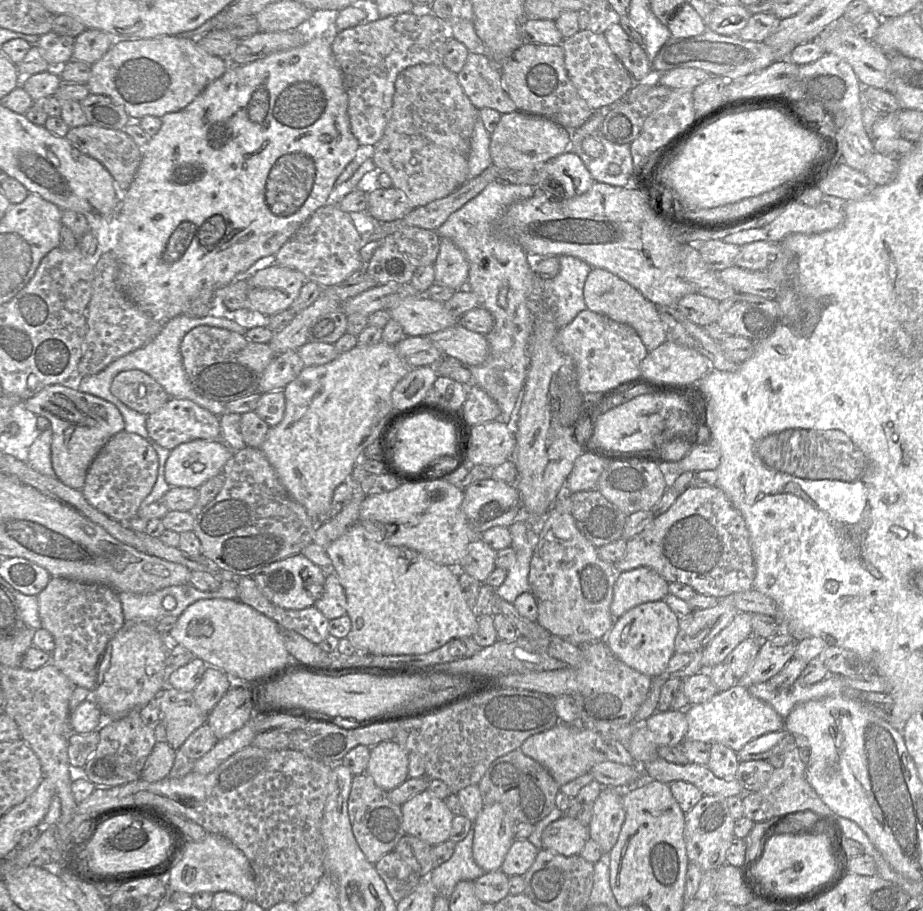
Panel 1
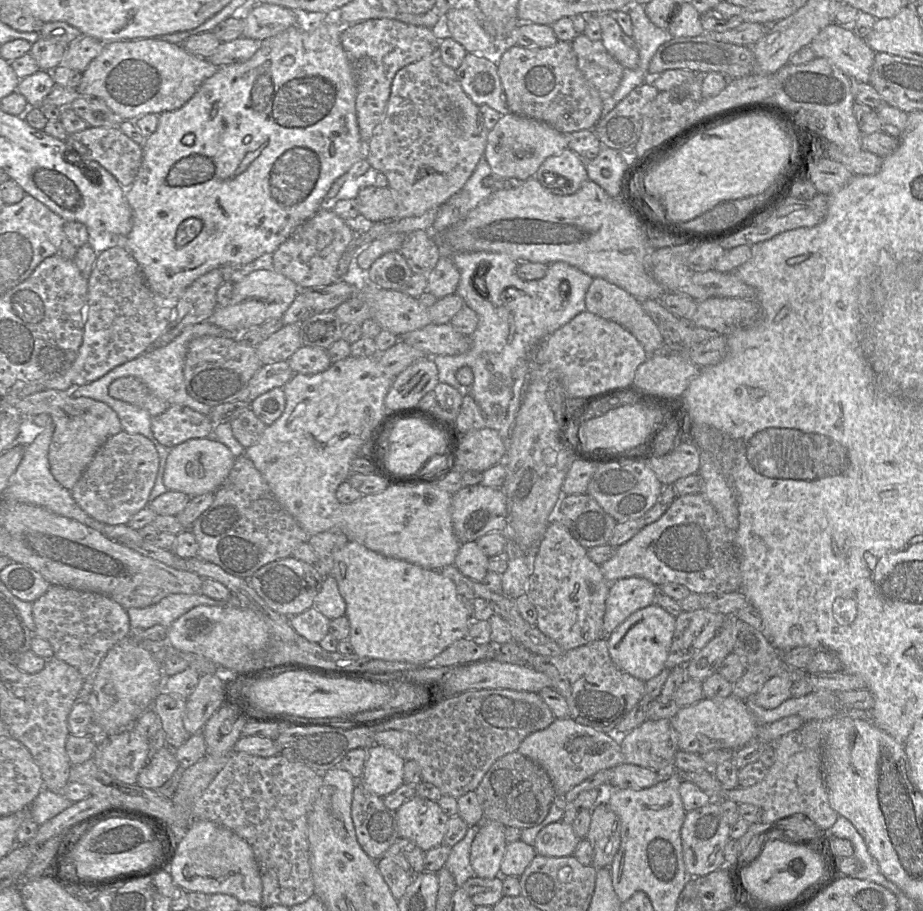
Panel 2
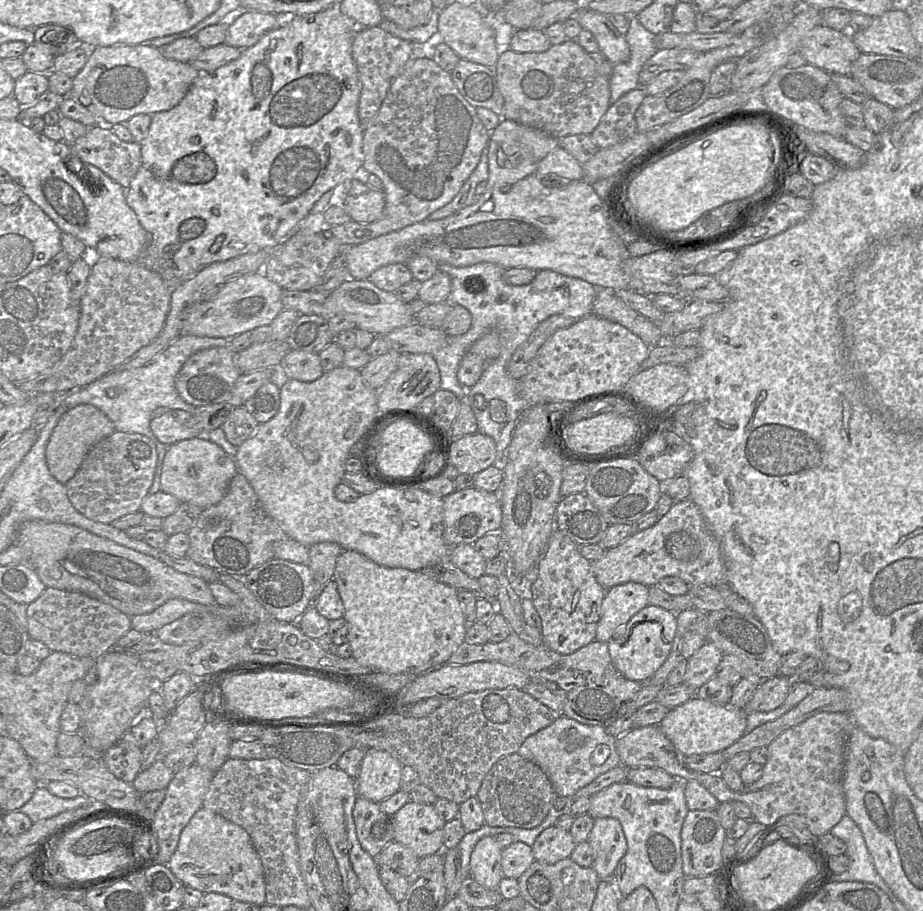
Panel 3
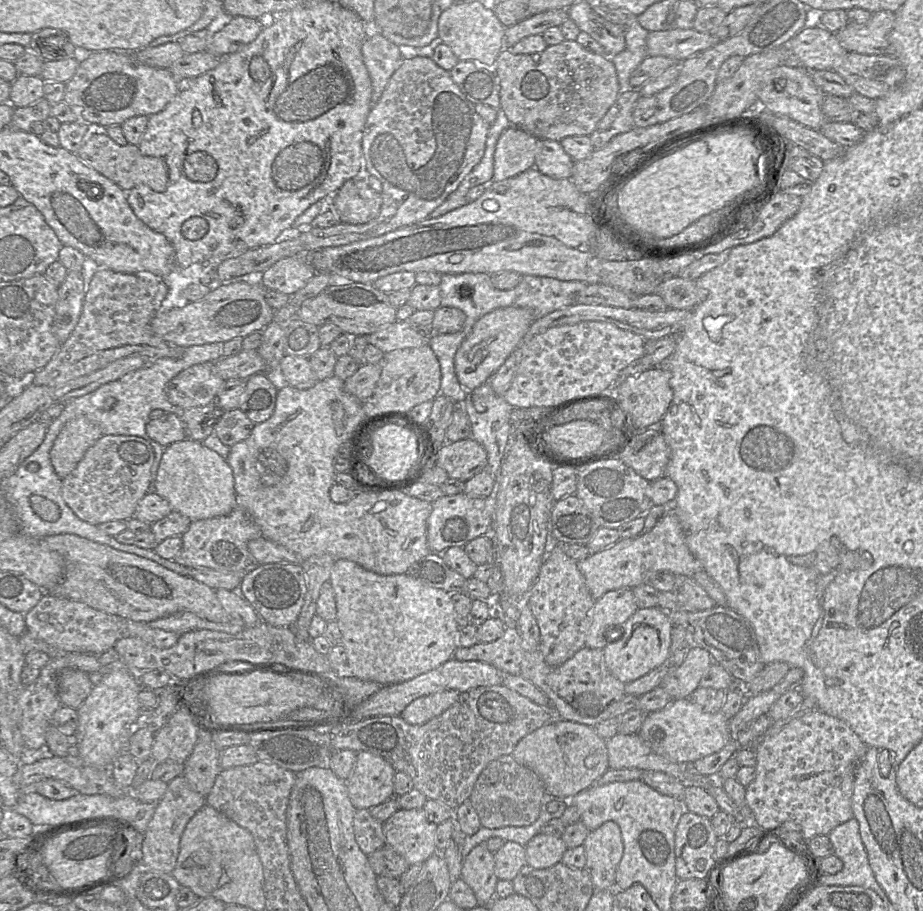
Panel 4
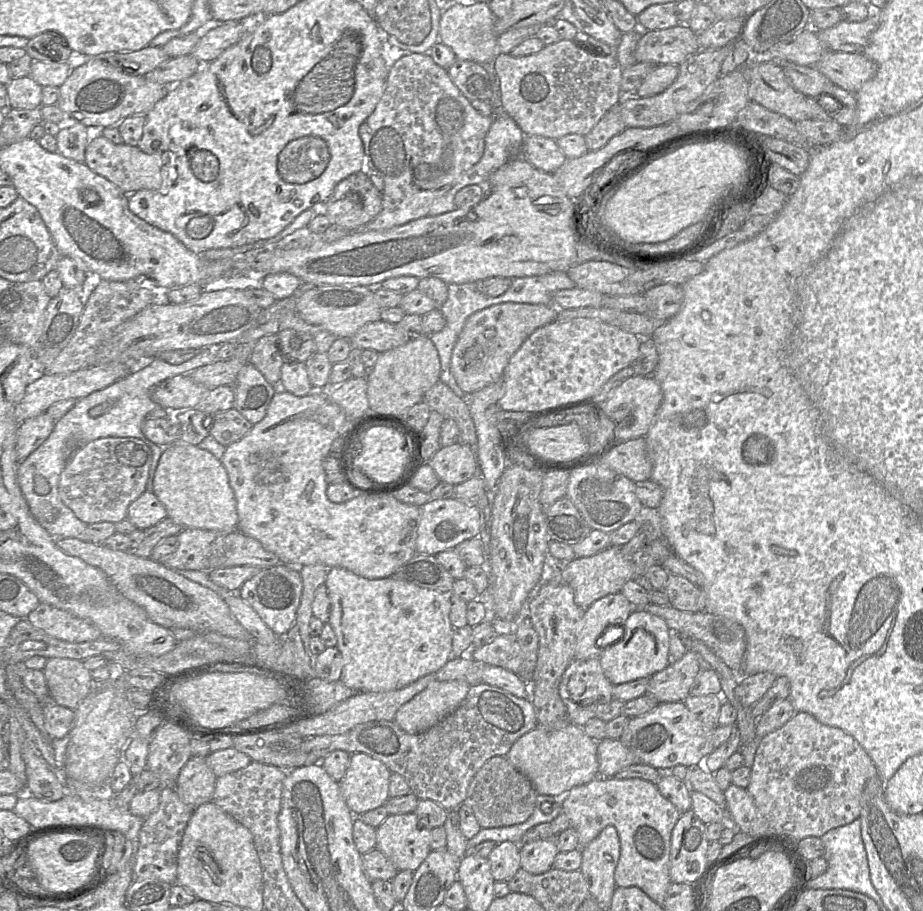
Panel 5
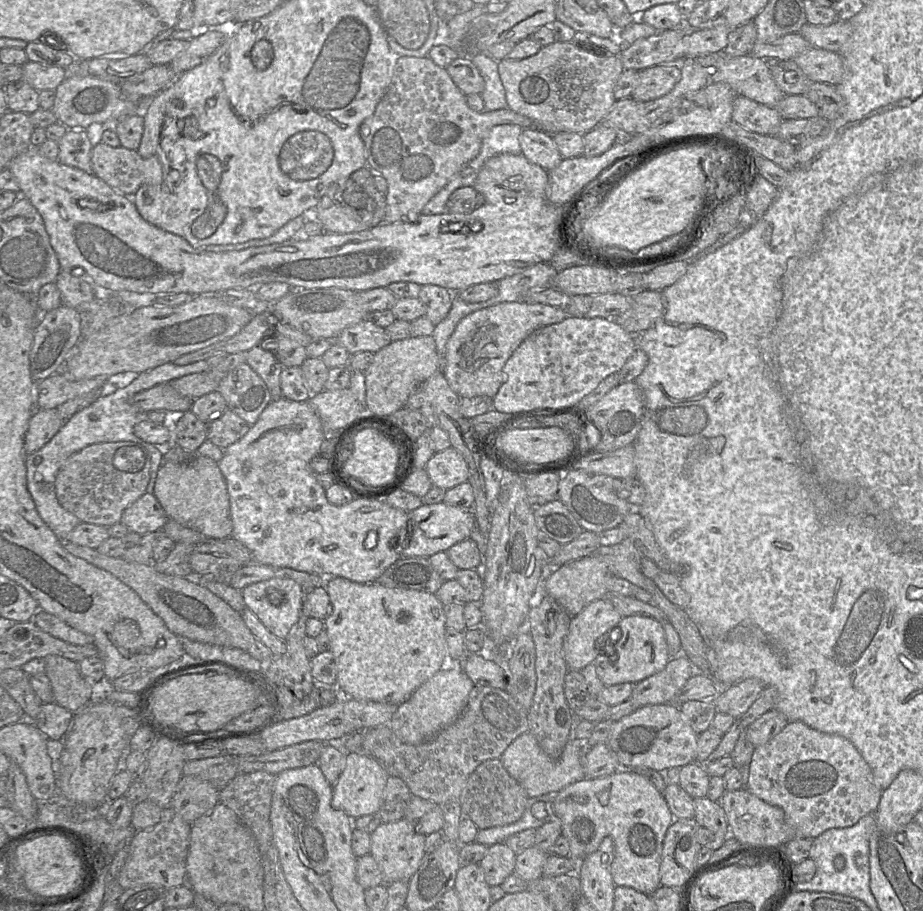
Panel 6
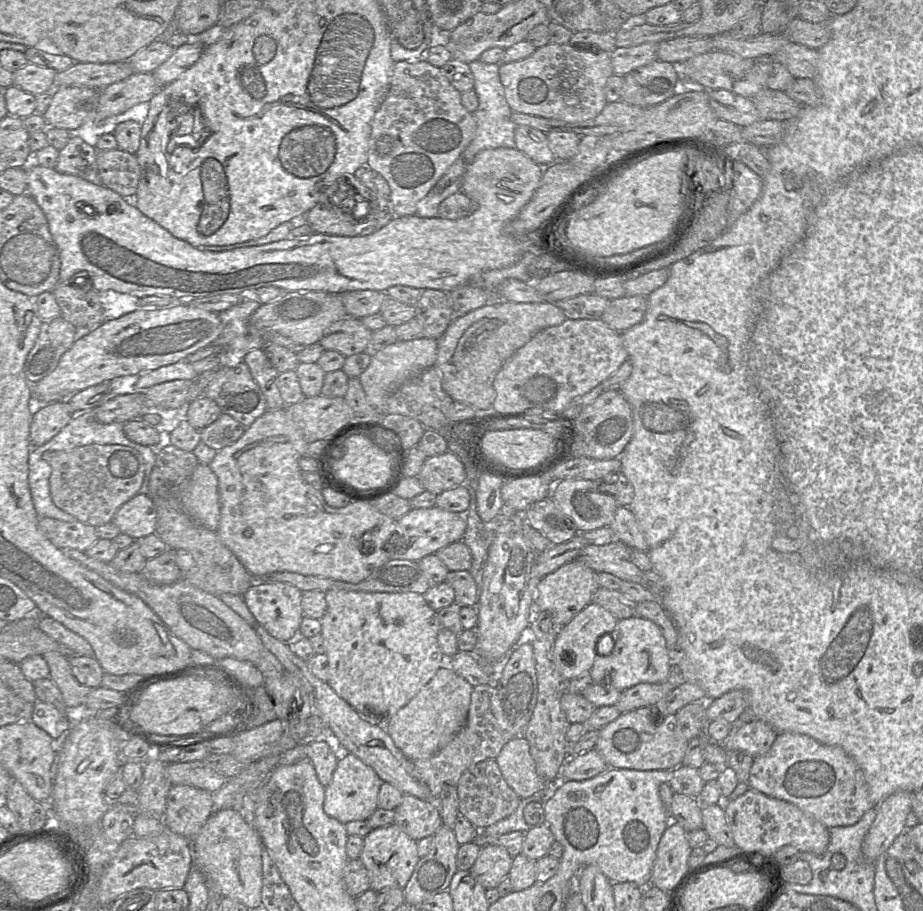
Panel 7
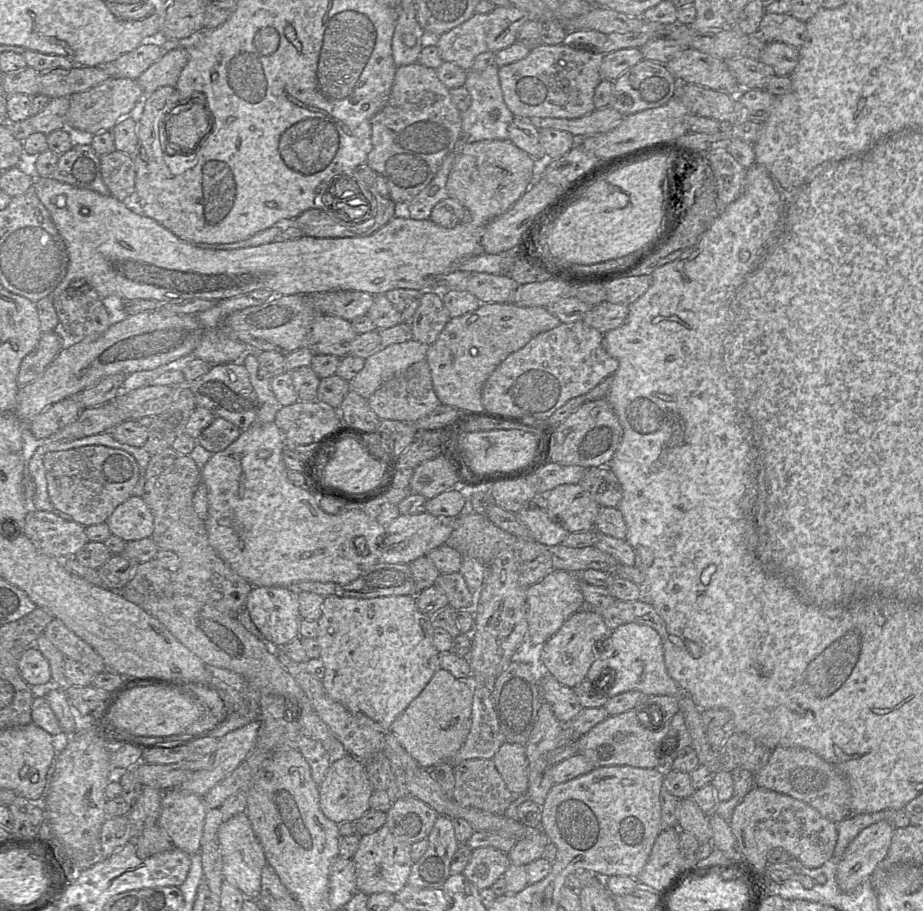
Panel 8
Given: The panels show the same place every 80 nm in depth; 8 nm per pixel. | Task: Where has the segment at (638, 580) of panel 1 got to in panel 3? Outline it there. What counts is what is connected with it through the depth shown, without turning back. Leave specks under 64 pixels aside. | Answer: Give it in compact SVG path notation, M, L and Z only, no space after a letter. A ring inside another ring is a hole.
M627 582L606 590L600 609L595 640L608 642L615 631L638 611L650 605L647 586Z

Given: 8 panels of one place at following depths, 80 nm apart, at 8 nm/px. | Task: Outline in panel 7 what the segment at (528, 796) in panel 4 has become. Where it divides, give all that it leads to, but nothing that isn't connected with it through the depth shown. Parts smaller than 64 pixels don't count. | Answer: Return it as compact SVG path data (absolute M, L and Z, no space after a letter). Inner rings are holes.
M486 759L468 767L456 786L459 799L458 810L478 830L508 817L520 803L518 795L508 786L495 759Z

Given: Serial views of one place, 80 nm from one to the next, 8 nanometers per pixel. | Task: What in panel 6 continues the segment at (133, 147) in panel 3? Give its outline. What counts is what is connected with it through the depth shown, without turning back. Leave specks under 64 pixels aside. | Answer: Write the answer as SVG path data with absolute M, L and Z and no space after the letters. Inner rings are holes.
M98 143L92 148L91 164L97 177L123 195L135 195L142 185L158 185L162 182L162 164L156 155L144 158L137 150L123 146L112 147Z

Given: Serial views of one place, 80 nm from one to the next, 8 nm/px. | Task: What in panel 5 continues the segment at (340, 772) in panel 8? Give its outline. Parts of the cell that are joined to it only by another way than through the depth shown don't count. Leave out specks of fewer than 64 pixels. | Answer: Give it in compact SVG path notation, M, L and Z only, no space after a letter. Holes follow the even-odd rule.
M360 752L350 755L348 768L339 781L339 788L347 807L355 816L360 816L386 803L389 799L390 775L391 771L379 760Z

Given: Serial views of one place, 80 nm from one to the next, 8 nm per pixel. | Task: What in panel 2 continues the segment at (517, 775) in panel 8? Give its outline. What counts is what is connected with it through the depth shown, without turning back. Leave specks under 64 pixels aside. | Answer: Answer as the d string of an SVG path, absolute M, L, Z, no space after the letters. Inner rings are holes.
M556 718L547 728L526 736L517 751L540 765L549 775L556 794L565 795L574 786L600 770L625 762L619 737L596 730L575 720Z

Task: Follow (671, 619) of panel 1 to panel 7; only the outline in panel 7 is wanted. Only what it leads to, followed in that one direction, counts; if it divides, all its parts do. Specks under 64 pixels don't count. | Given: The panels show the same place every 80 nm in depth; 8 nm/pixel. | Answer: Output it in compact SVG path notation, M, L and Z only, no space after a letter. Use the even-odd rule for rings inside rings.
M636 616L620 619L604 643L603 654L596 656L589 671L593 683L624 691L640 683L659 684L668 679L671 660L662 632L654 622Z

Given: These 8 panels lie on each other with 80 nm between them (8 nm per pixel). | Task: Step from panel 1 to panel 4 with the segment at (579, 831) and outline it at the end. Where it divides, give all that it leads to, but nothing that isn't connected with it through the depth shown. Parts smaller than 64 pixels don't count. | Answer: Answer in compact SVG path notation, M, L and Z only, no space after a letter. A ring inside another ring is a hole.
M540 832L525 845L526 863L535 869L552 867L561 862L567 849L561 836Z

